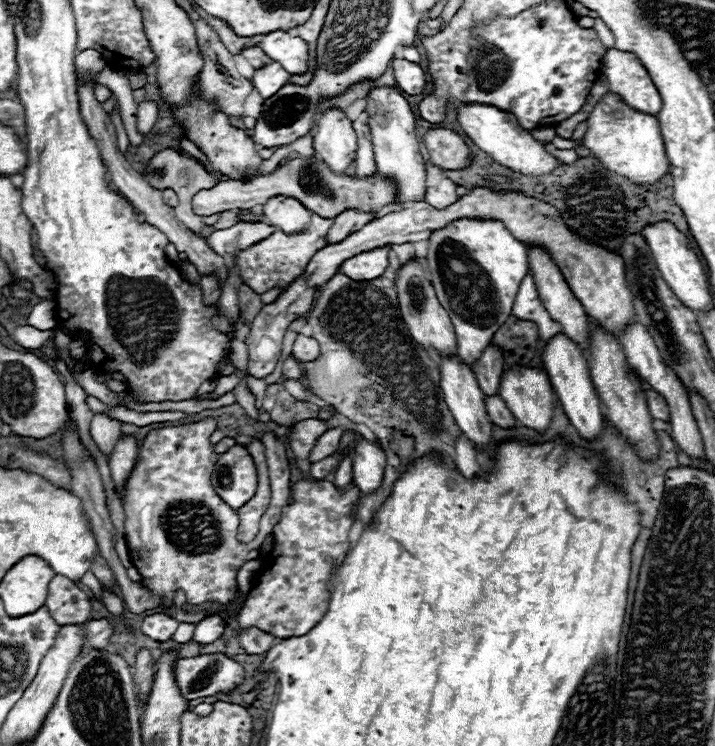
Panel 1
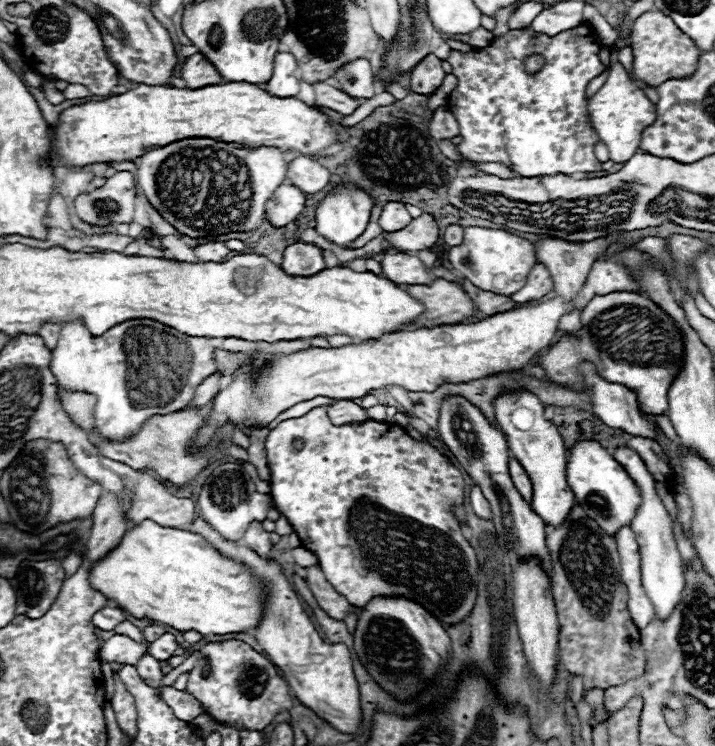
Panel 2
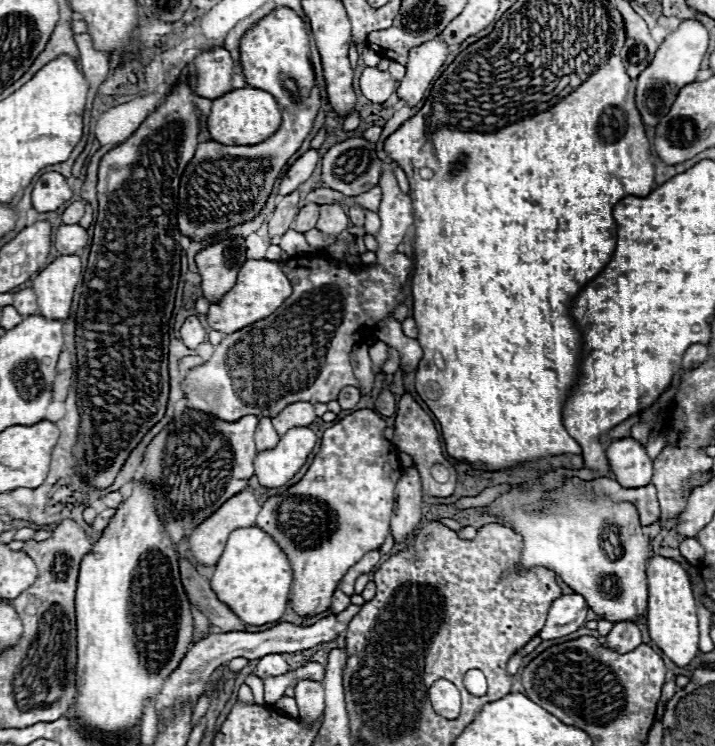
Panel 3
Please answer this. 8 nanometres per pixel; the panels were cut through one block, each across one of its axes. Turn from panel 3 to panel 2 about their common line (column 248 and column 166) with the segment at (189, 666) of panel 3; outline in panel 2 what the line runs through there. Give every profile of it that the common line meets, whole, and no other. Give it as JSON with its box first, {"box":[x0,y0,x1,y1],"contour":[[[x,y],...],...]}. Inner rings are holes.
{"box":[148,632,178,660],"contour":[[[166,632],[164,636],[160,636],[158,640],[154,640],[154,642],[150,644],[148,654],[150,654],[150,656],[154,656],[156,660],[168,660],[168,658],[172,658],[172,656],[174,656],[174,652],[176,652],[176,650],[178,650],[176,636],[174,636],[174,634],[170,634],[170,632]]]}

